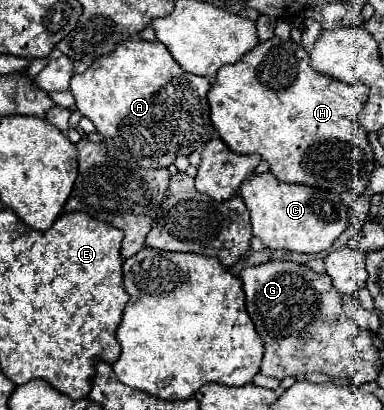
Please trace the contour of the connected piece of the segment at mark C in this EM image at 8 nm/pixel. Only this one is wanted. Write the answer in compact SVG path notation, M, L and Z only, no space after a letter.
M269 172L249 176L245 184L241 184L239 196L251 214L253 236L271 250L293 250L305 254L329 250L349 224L349 206L341 204L337 194L311 186L287 184Z

